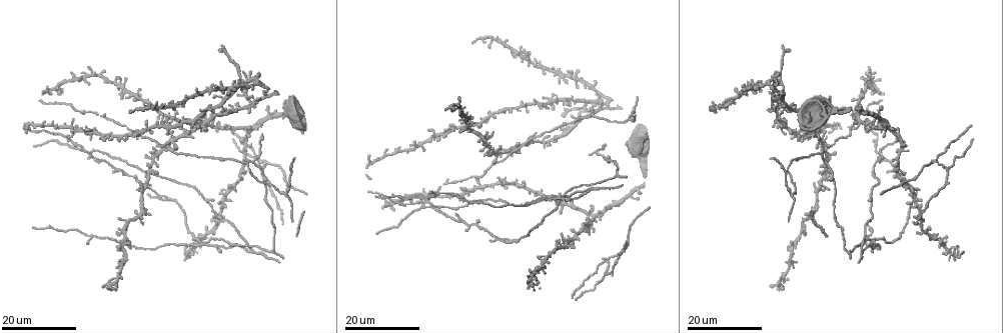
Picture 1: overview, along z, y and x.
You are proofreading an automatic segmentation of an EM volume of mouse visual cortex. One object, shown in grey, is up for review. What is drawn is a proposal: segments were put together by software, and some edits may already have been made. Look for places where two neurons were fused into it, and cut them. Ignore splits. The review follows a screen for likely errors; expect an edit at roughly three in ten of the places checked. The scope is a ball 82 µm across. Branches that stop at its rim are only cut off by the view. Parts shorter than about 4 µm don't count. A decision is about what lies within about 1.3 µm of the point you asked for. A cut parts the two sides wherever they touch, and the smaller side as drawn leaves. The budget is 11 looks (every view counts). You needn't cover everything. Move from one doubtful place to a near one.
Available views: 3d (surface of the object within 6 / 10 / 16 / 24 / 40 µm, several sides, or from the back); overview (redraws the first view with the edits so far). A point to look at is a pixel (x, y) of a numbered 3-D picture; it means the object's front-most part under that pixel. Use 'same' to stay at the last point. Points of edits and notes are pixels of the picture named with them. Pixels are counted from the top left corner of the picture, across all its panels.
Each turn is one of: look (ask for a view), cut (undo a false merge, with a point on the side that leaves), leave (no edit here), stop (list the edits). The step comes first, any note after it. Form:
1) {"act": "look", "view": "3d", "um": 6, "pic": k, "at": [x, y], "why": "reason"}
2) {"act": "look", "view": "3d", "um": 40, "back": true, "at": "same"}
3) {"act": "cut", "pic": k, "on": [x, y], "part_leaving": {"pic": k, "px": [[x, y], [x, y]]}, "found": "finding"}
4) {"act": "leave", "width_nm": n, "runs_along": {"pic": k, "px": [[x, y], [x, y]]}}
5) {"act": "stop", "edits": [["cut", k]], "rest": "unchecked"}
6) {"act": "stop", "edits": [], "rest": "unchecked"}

{"act": "look", "view": "3d", "um": 16, "pic": 1, "at": [513, 241], "why": "three arms meet"}

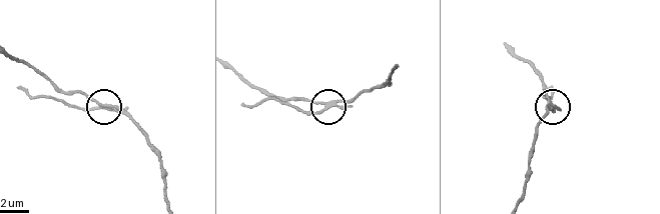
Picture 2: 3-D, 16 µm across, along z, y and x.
{"act": "look", "view": "3d", "um": 10, "pic": 2, "at": [327, 104]}

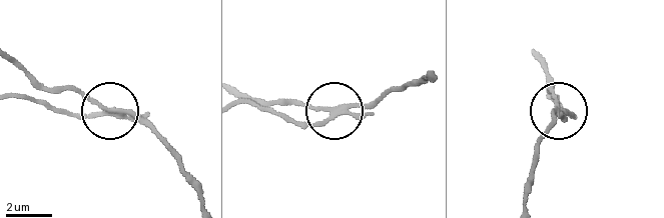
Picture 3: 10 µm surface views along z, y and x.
{"act": "cut", "pic": 3, "on": [82, 118], "part_leaving": {"pic": 3, "px": [[116, 116], [72, 116], [15, 99]]}, "found": "a second neuron is stuck on"}

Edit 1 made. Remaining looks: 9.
{"act": "look", "view": "3d", "um": 24, "pic": 1, "at": [900, 149], "why": "three arms meet"}

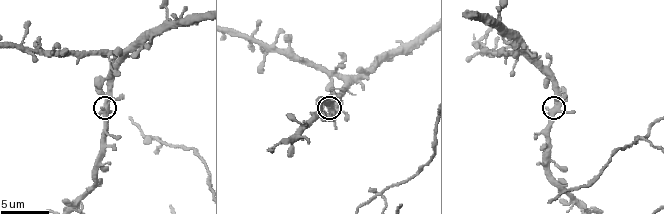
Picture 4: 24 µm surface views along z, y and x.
{"act": "look", "view": "3d", "um": 10, "pic": 4, "at": [330, 109], "why": "closer look"}

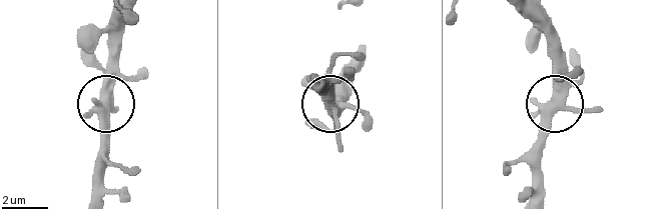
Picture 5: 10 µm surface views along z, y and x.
{"act": "leave", "runs_along": {"pic": 5, "px": [[520, 13], [547, 42], [555, 71], [541, 178]]}, "found": "one neuron here"}

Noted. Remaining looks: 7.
{"act": "look", "view": "3d", "um": 16, "pic": 4, "at": [155, 137], "why": "four-way junction"}

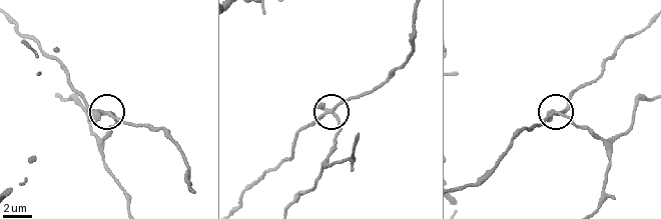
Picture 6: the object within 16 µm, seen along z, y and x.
{"act": "cut", "pic": 6, "on": [121, 122], "part_leaving": {"pic": 6, "px": [[105, 114], [126, 124], [165, 131], [182, 157], [190, 189]]}, "found": "a second neuron is stuck on"}

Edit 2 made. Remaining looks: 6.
{"act": "look", "view": "3d", "um": 24, "pic": 1, "at": [250, 106], "why": "four-way junction"}

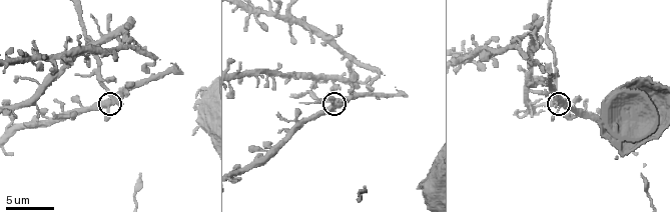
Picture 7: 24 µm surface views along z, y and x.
{"act": "look", "view": "3d", "um": 10, "pic": 7, "at": [335, 103]}

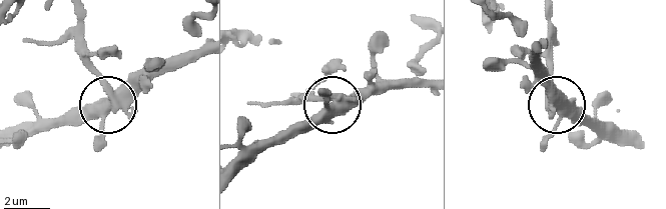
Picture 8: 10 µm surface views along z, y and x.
{"act": "look", "view": "3d", "um": 10, "back": true, "pic": 8, "at": [335, 105]}

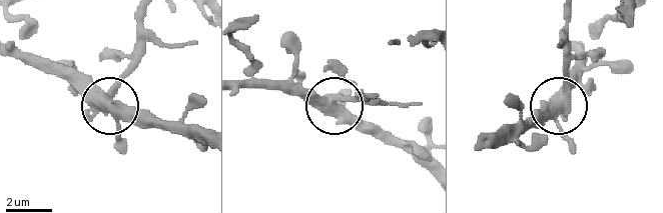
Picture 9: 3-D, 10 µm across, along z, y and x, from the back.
{"act": "cut", "pic": 9, "on": [128, 75], "part_leaving": {"pic": 9, "px": [[104, 101], [129, 62], [138, 11]]}, "found": "a second neuron is stuck on"}

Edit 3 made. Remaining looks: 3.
{"act": "look", "view": "3d", "um": 24, "pic": 1, "at": [91, 154], "why": "looks like a crossing"}

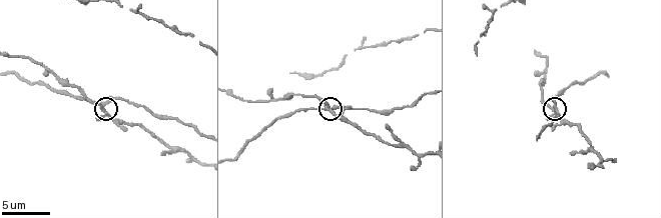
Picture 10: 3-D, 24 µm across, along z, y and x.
{"act": "look", "view": "3d", "um": 6, "pic": 10, "at": [104, 107]}

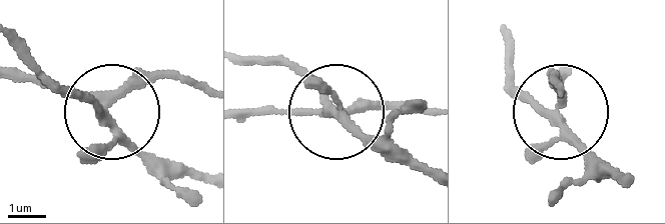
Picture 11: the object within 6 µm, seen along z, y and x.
{"act": "leave", "width_nm": 250, "runs_along": {"pic": 11, "px": [[245, 58], [303, 71], [387, 154]]}, "found": "all the same neuron"}

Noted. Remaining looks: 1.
{"act": "stop", "edits": [["cut", 3], ["cut", 6], ["cut", 9]], "rest": "unchecked"}

